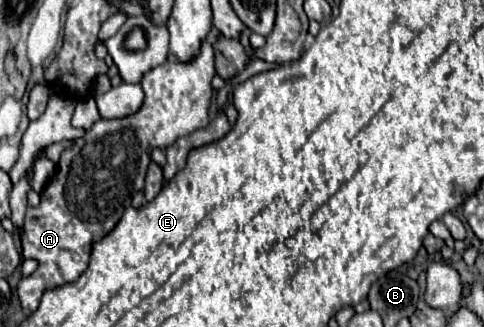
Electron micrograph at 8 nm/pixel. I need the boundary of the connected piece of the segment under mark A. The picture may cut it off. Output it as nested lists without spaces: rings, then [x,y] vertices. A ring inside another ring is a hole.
[[[204,41],[198,55],[186,63],[170,55],[164,65],[150,69],[142,77],[140,87],[144,89],[144,103],[134,115],[128,115],[122,119],[98,119],[90,129],[86,129],[86,135],[74,139],[74,145],[62,151],[60,161],[56,165],[56,175],[40,193],[40,205],[28,207],[26,211],[22,249],[24,249],[26,259],[32,257],[38,261],[38,269],[30,277],[22,277],[18,283],[18,297],[20,297],[22,309],[36,311],[44,289],[50,289],[52,285],[64,285],[64,283],[76,281],[88,267],[92,243],[100,241],[106,233],[114,229],[116,221],[122,217],[126,207],[134,205],[134,209],[138,209],[140,205],[146,203],[142,191],[144,191],[144,177],[146,177],[148,163],[150,163],[150,151],[156,147],[166,149],[178,137],[184,137],[210,123],[208,119],[210,97],[212,97],[210,81],[214,73],[216,71],[214,71],[212,45],[208,41]]]

